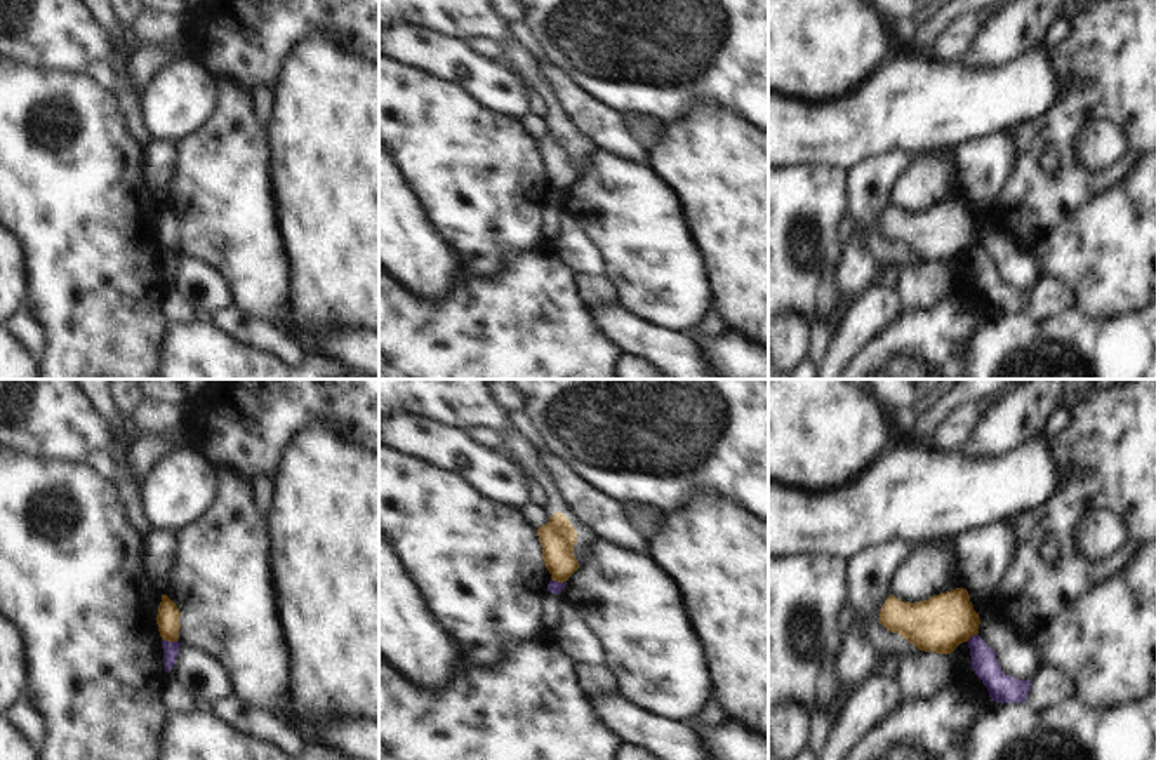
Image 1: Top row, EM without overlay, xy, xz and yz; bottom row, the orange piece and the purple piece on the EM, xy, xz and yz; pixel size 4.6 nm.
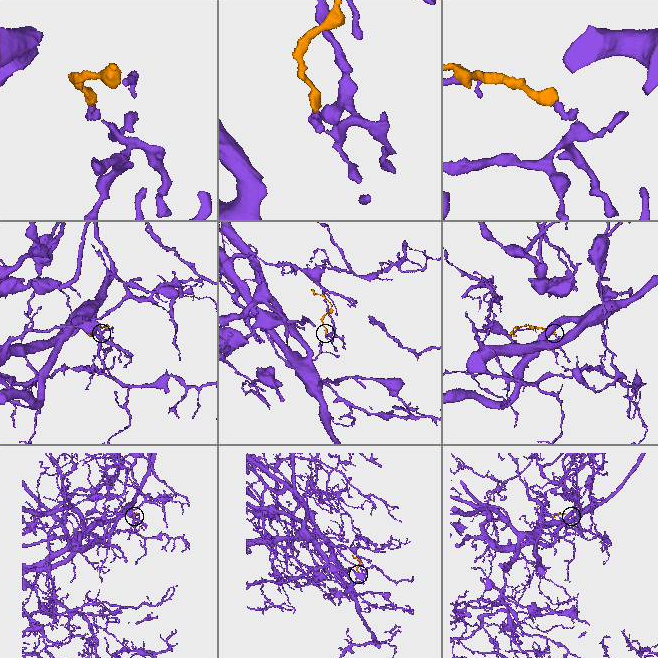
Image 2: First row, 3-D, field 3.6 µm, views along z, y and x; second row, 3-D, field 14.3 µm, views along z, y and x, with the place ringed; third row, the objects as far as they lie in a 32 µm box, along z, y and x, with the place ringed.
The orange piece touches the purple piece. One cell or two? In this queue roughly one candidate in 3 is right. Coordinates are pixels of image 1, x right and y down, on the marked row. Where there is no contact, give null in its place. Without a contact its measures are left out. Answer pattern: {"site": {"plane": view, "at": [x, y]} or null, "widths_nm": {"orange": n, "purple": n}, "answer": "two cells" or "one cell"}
{"site": {"plane": "xy", "at": [169, 640]}, "widths_nm": {"orange": 110, "purple": 70}, "answer": "two cells"}

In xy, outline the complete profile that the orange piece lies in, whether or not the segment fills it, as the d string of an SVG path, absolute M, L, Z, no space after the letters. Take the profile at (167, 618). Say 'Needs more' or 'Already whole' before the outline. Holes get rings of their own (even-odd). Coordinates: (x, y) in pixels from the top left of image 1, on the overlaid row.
Already whole. M162 595L162 602L156 614L156 624L162 640L177 642L181 628L179 617L181 612L177 605L167 595Z

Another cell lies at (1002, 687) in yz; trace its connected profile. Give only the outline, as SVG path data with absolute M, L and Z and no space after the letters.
M979 635L970 637L968 649L975 675L989 690L991 701L996 703L1026 703L1031 680L1015 680L1005 675L991 649Z

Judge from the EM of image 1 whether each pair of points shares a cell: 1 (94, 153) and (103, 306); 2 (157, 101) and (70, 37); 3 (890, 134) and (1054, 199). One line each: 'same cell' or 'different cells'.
1: same cell
2: different cells
3: different cells

